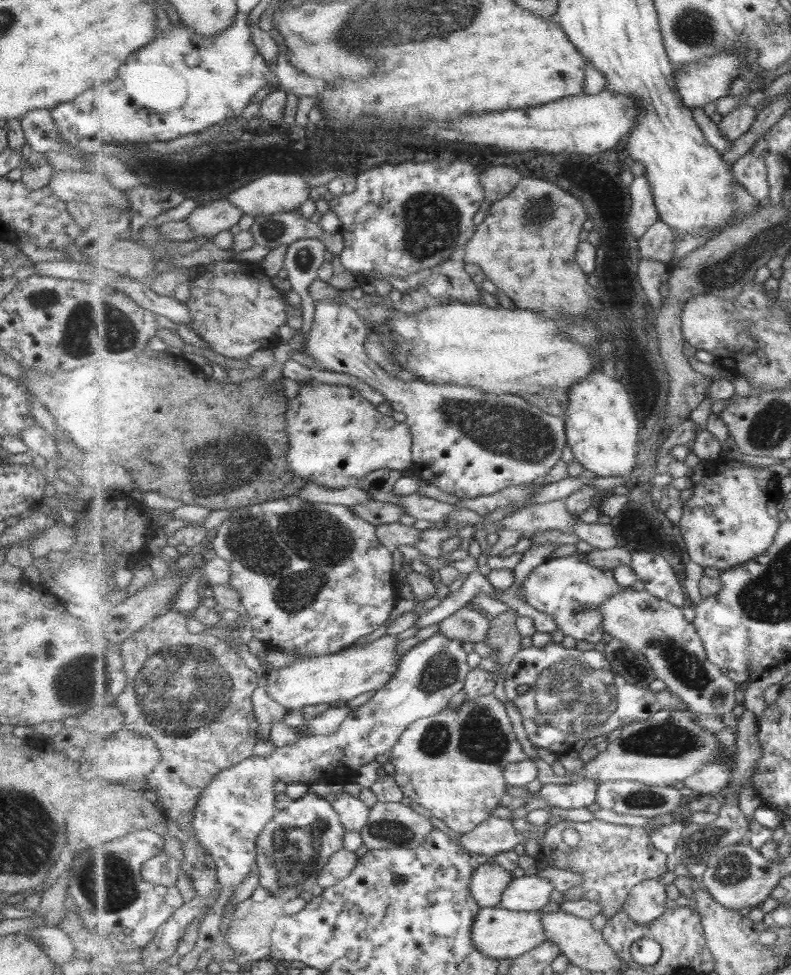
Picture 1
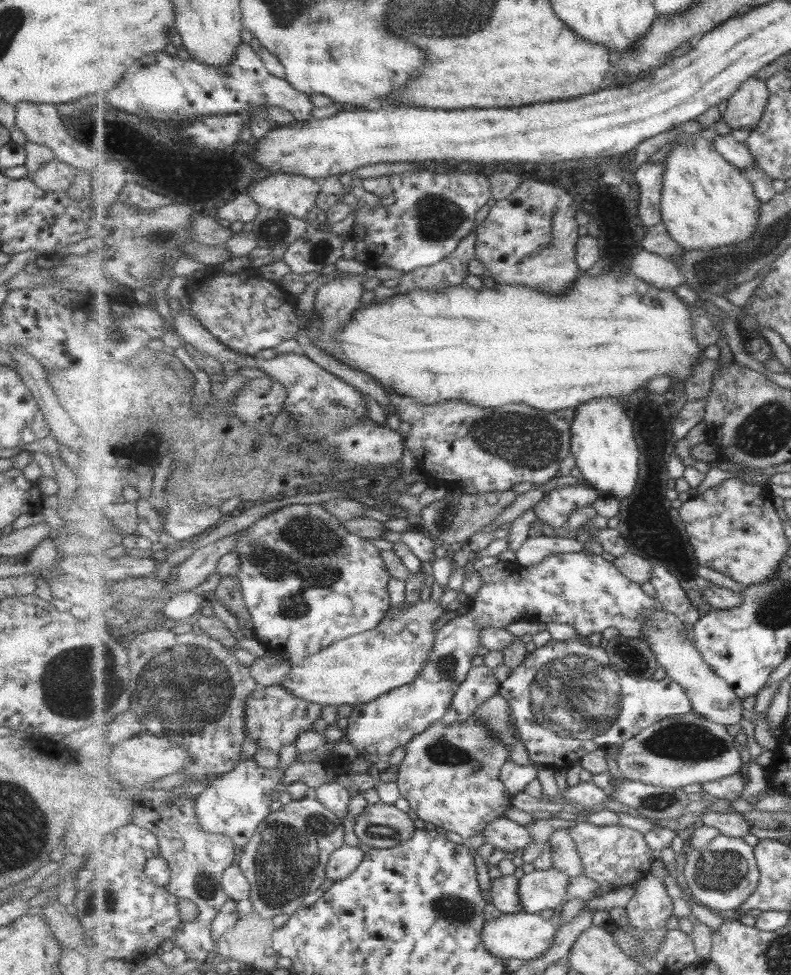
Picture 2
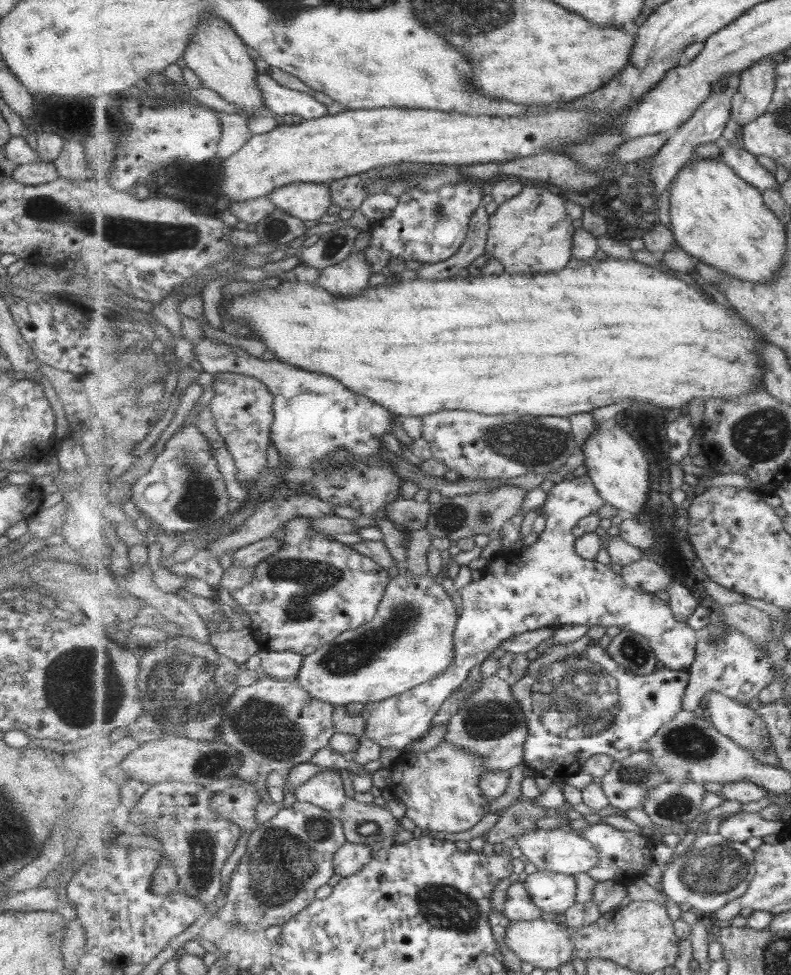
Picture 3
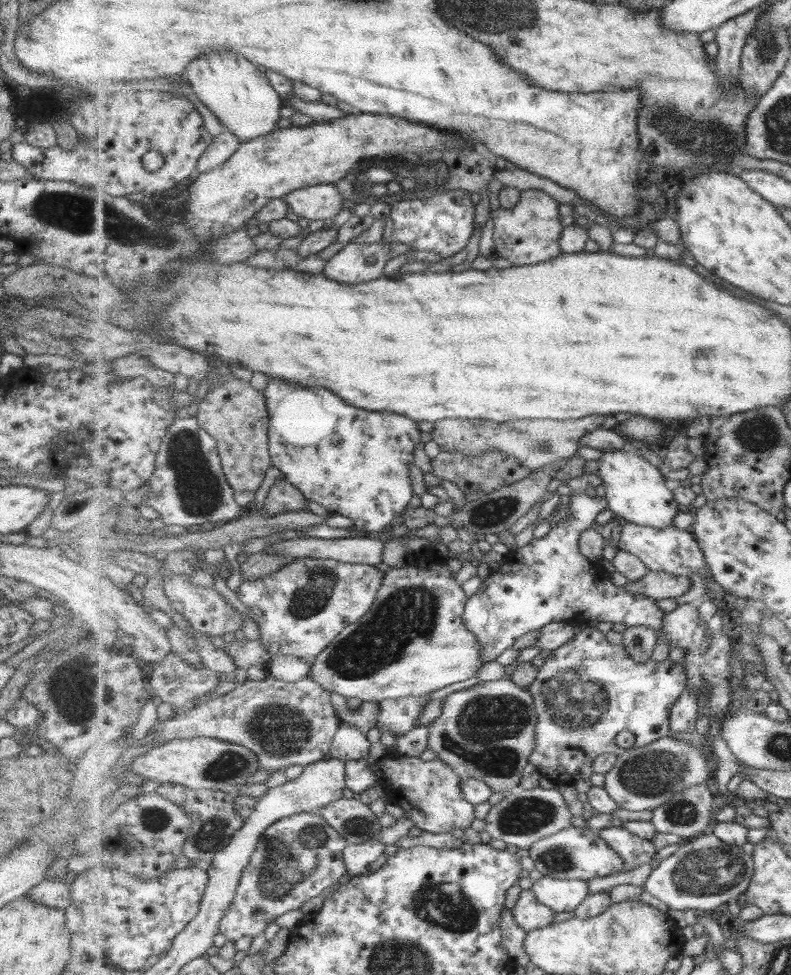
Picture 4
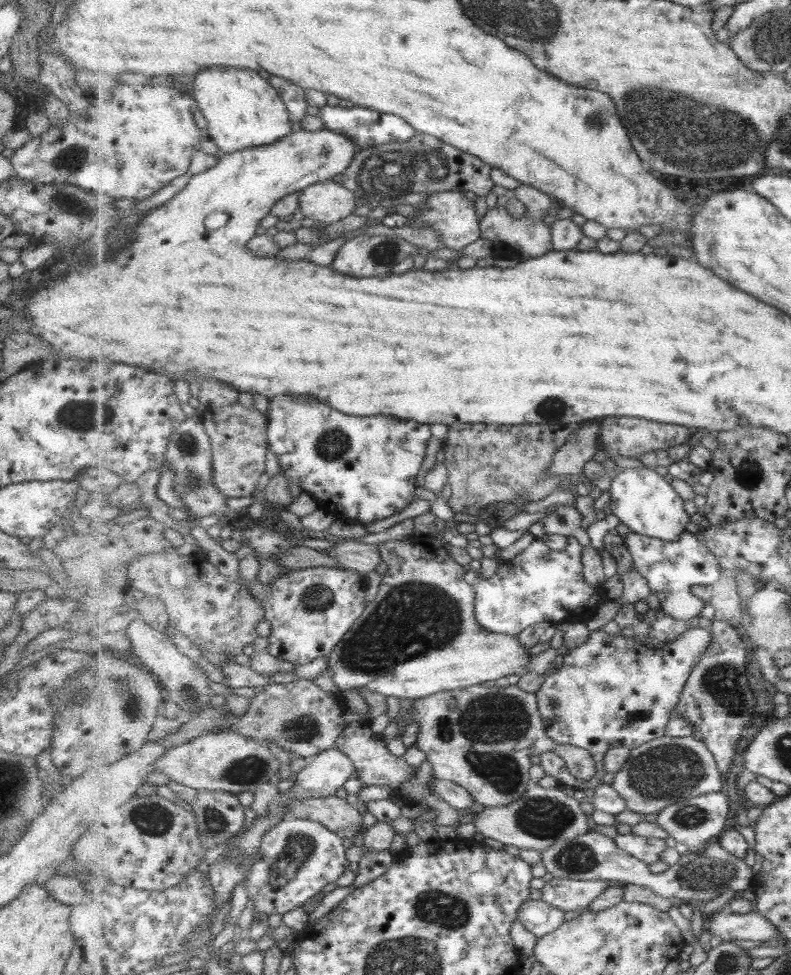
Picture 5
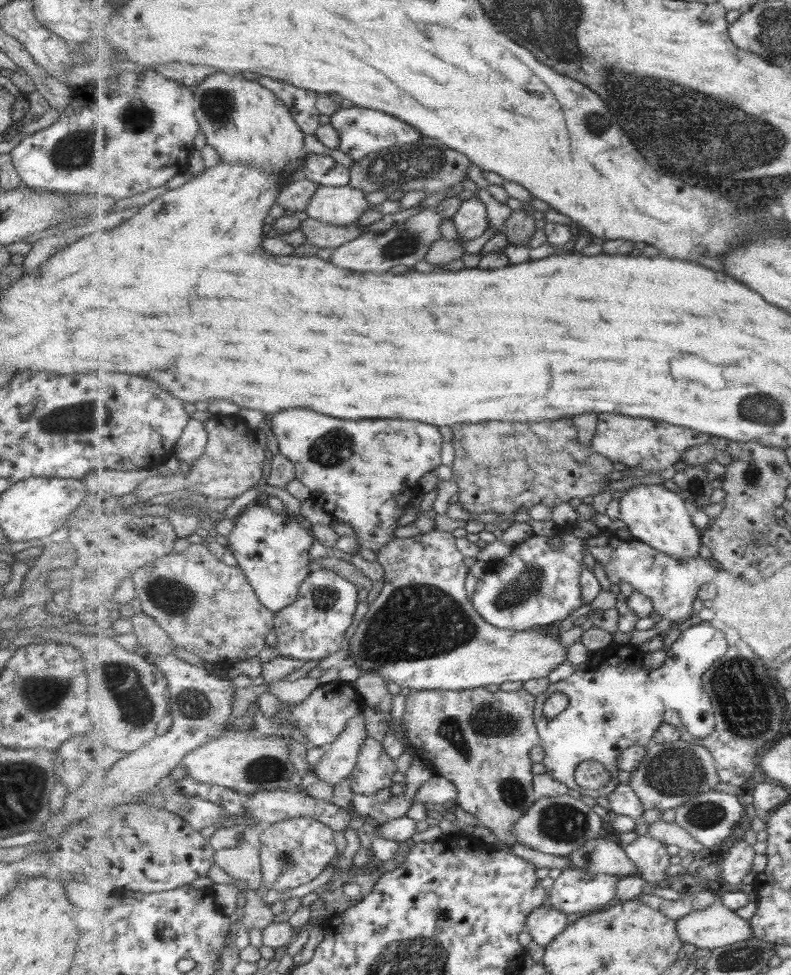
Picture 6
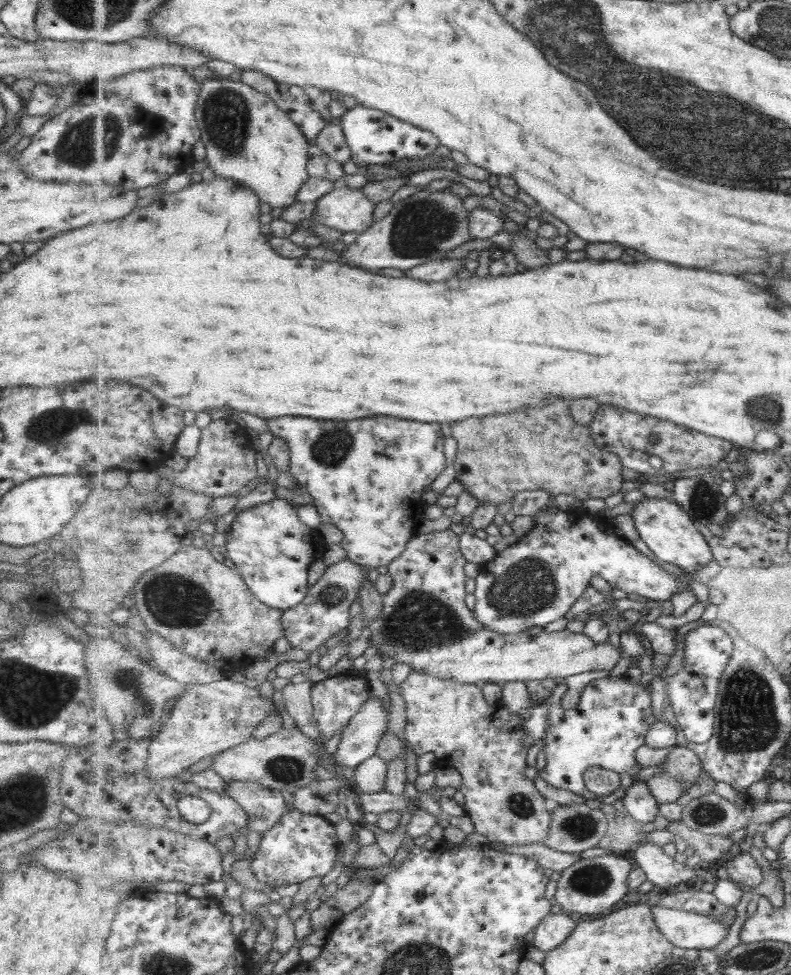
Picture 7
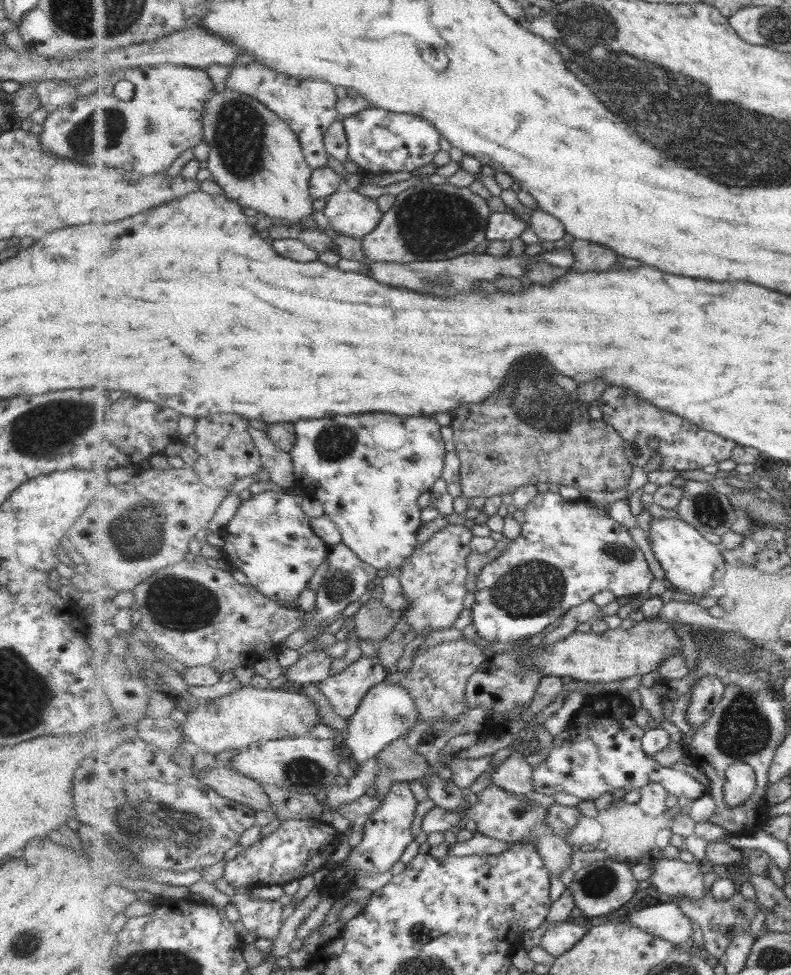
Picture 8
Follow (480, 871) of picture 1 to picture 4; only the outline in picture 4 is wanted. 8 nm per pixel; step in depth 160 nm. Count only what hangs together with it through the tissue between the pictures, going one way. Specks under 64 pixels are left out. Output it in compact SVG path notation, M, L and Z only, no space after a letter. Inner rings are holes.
M531 888L521 893L512 913L516 924L527 932L549 926L554 922L556 914L536 897Z

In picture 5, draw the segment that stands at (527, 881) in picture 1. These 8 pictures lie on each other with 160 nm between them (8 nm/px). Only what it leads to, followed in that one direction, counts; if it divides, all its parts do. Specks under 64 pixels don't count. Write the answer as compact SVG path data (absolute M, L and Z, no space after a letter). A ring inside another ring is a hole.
M552 878L541 888L541 898L565 912L573 912L581 908L587 911L587 906L592 906L611 884L614 882Z

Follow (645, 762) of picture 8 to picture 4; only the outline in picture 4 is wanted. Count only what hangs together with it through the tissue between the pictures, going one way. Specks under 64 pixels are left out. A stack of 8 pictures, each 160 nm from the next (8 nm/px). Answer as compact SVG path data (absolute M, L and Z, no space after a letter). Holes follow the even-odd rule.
M587 627L579 632L565 646L545 655L544 663L538 669L538 677L527 688L536 700L538 723L535 734L536 749L529 762L541 776L550 778L556 784L589 781L593 776L593 762L601 754L621 756L625 748L615 744L619 732L629 730L636 737L634 746L642 747L670 734L670 714L681 693L688 687L688 673L683 663L673 659L664 661L646 660L637 662L626 650L624 644L609 644L605 634L597 628Z

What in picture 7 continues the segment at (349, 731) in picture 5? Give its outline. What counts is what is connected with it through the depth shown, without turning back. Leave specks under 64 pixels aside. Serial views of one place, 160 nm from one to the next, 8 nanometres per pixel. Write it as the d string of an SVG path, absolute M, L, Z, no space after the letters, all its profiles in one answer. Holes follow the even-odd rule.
M379 755L361 763L355 770L353 782L358 793L376 793L385 791L389 764Z

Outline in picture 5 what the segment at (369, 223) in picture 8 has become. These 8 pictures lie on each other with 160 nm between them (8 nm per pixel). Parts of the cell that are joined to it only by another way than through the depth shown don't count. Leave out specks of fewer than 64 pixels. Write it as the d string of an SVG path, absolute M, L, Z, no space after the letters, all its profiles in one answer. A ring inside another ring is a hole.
M339 180L319 181L302 190L300 212L328 226L353 214L355 197L356 194Z

